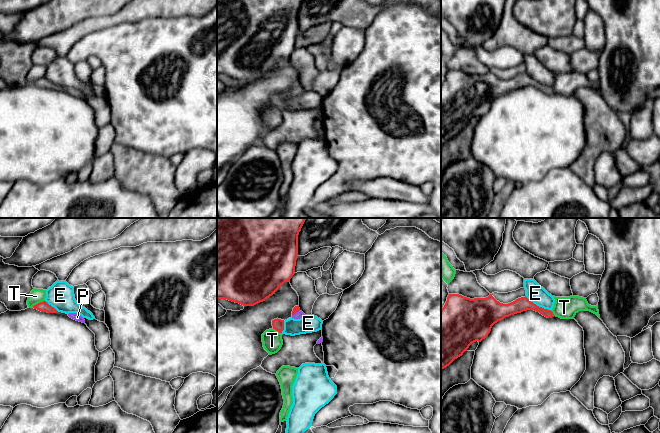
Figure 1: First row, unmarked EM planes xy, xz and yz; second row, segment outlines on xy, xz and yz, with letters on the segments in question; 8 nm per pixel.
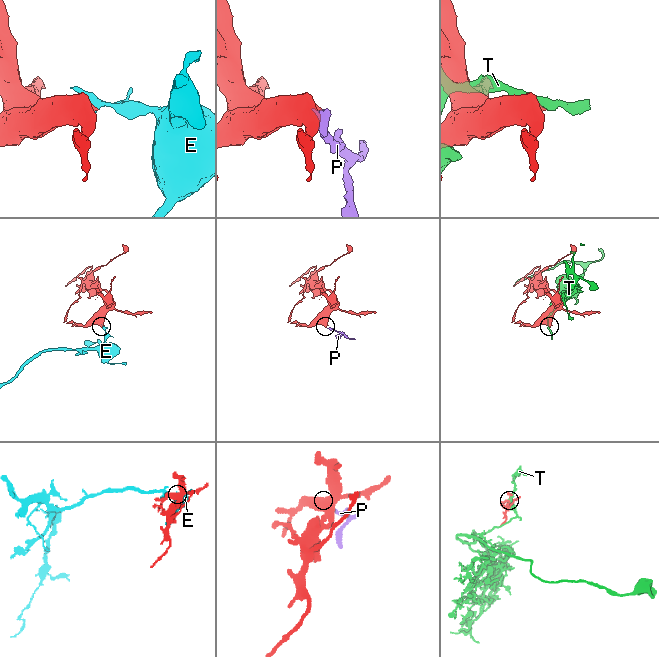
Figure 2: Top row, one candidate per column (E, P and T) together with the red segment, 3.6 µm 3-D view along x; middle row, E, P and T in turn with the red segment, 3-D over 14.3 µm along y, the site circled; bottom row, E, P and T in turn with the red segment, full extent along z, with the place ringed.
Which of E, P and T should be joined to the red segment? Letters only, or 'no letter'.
P

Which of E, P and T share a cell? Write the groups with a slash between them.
E / P / T

